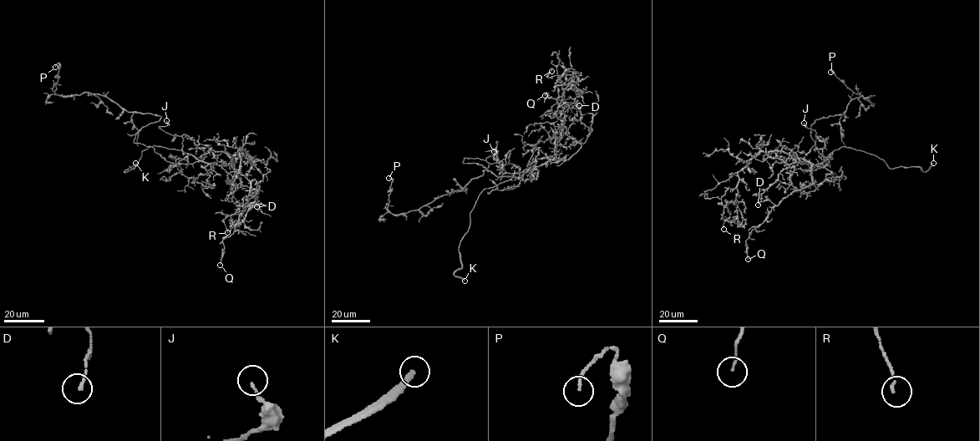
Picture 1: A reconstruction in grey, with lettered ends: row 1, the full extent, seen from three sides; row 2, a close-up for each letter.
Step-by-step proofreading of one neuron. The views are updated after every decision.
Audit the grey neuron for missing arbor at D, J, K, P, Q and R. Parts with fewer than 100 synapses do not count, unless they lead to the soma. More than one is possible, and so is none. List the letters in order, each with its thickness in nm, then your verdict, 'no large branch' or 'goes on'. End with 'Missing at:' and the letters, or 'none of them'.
D: 110 nm thick; no large branch
J: 120 nm thick; no large branch
K: 240 nm thick; goes on
P: 140 nm thick; no large branch
Q: 100 nm thick; no large branch
R: 110 nm thick; no large branch
Missing at: K

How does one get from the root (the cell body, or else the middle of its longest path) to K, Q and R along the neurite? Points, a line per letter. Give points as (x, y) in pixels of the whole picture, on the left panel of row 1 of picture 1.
K: (164, 157), (177, 163), (188, 154), (153, 145), (142, 152), (134, 169), (124, 171), (135, 163)
Q: (164, 157), (230, 164), (258, 190), (231, 217), (220, 265)
R: (164, 157), (177, 163), (191, 154), (227, 164), (241, 150), (251, 204), (224, 220), (227, 232)

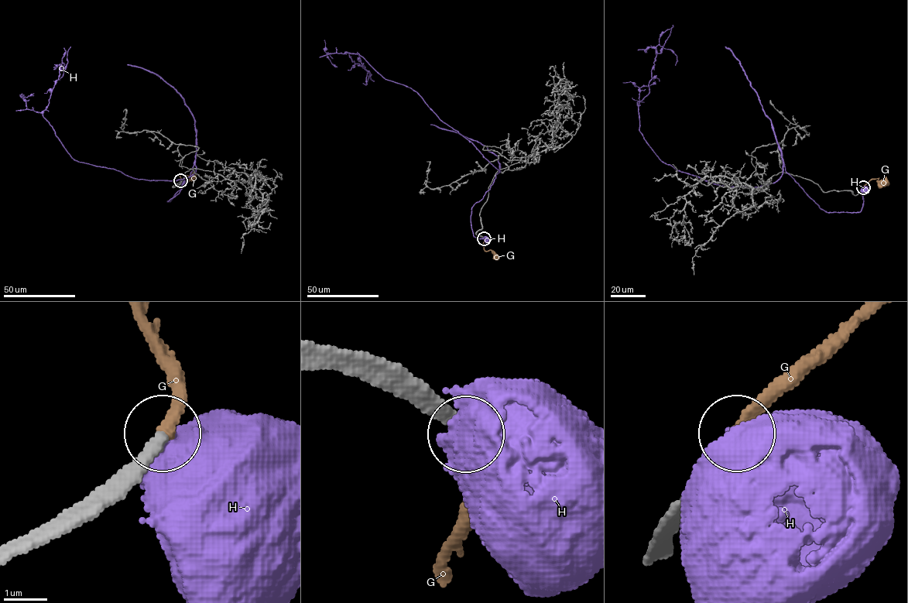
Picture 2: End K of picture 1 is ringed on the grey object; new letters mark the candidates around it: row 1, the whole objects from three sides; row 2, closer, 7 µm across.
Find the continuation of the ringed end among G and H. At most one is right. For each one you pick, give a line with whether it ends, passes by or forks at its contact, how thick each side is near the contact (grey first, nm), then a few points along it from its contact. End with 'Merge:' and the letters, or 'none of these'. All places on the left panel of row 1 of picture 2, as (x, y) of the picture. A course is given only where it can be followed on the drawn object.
G: It ends there. Thickness 280 nm (grey) against 280 nm. Its course: (180, 180), (180, 173), (191, 176)
Merge: G

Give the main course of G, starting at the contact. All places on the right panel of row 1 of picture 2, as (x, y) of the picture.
G: (863, 187), (871, 179), (878, 179), (878, 181), (885, 183)

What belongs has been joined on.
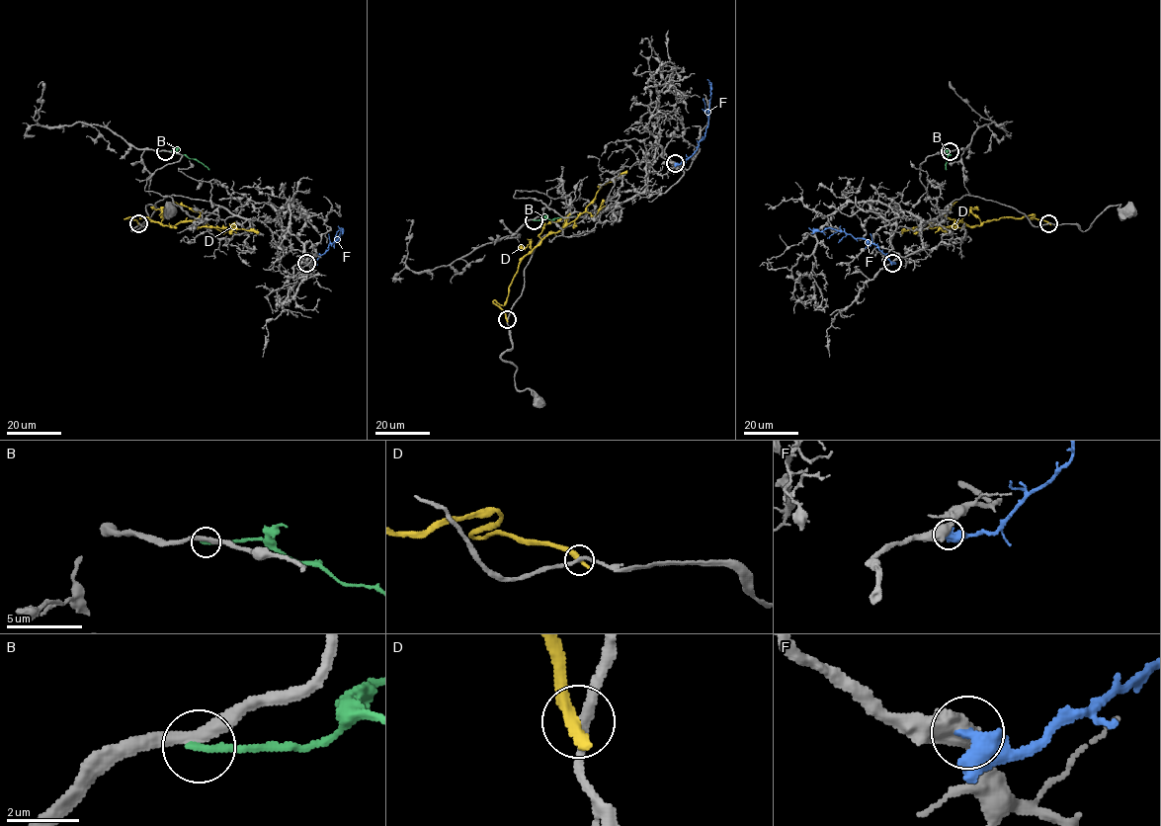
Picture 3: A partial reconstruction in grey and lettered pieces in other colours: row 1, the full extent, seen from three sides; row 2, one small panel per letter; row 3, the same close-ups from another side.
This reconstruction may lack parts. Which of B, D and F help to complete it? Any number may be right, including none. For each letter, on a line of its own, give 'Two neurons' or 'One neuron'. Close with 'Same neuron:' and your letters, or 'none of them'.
B: Two neurons
D: Two neurons
F: Two neurons
Same neuron: none of them

